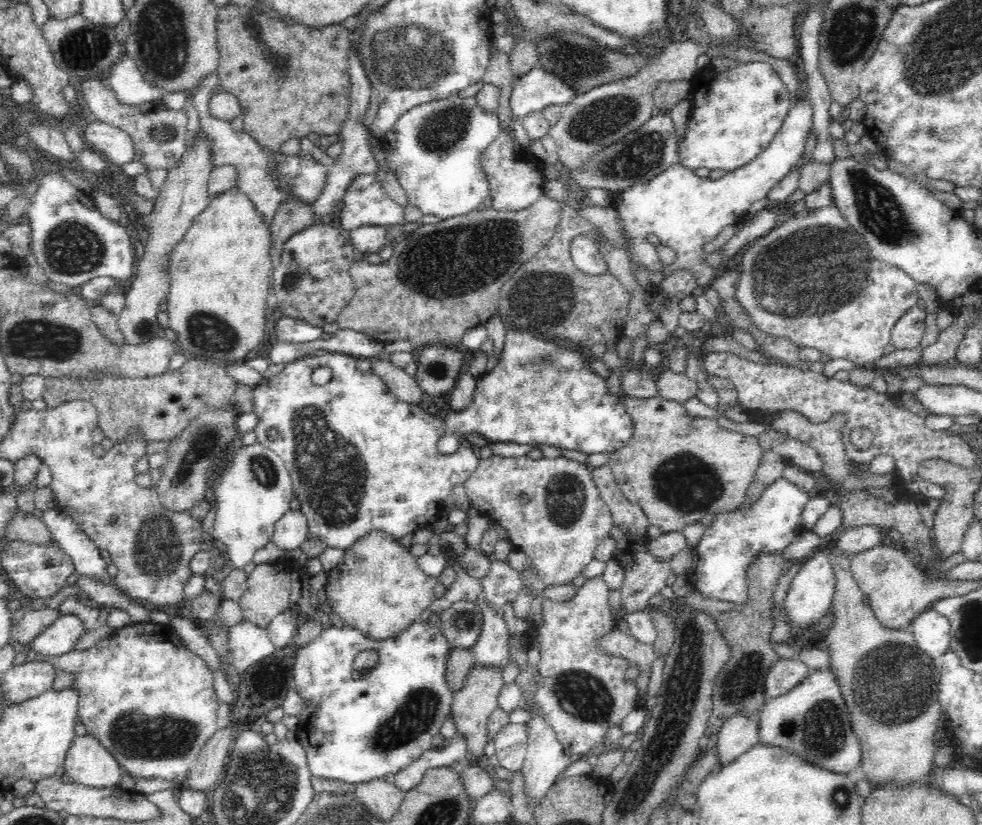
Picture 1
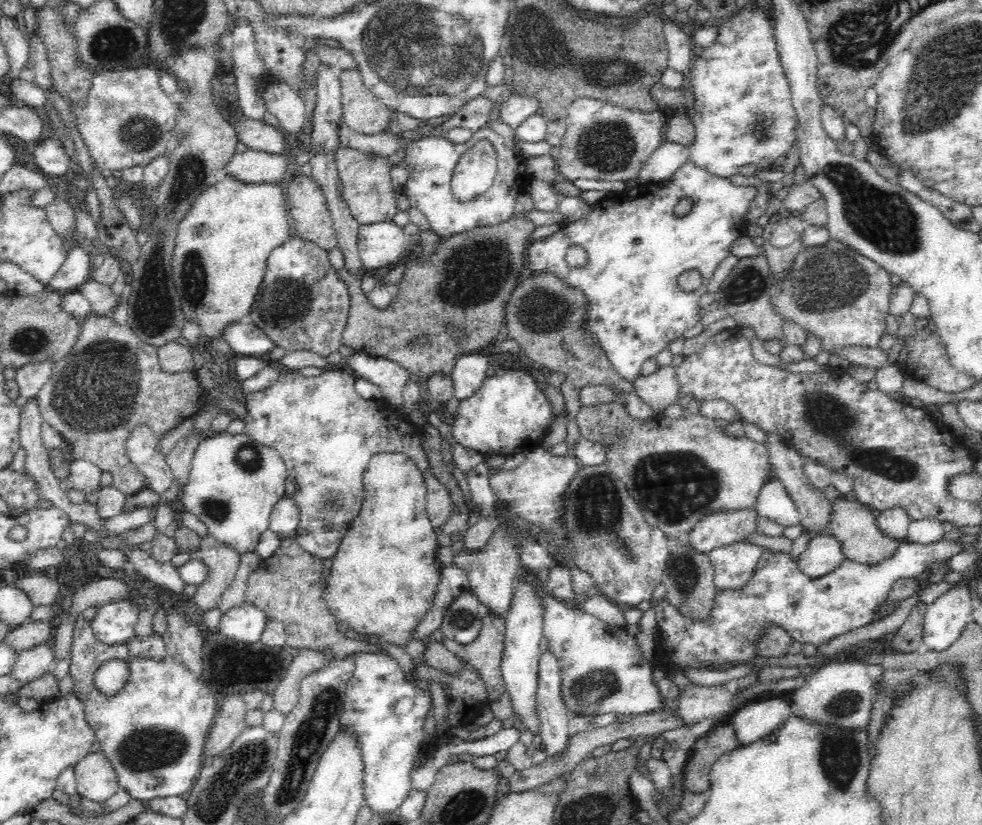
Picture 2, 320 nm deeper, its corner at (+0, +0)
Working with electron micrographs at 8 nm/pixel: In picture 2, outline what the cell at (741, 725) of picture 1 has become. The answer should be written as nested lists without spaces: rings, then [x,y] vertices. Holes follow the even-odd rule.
[[[788,694],[782,696],[768,696],[759,698],[758,700],[752,700],[752,702],[747,705],[741,706],[733,713],[730,724],[734,727],[739,746],[746,746],[776,731],[777,728],[782,726],[783,722],[786,722],[786,719],[790,715],[791,708]]]

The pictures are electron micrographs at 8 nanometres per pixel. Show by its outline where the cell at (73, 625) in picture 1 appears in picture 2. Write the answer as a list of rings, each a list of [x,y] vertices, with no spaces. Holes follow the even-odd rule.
[[[48,644],[35,645],[18,654],[17,662],[11,670],[12,677],[22,685],[29,684],[34,680],[40,679],[53,668],[54,648]]]

